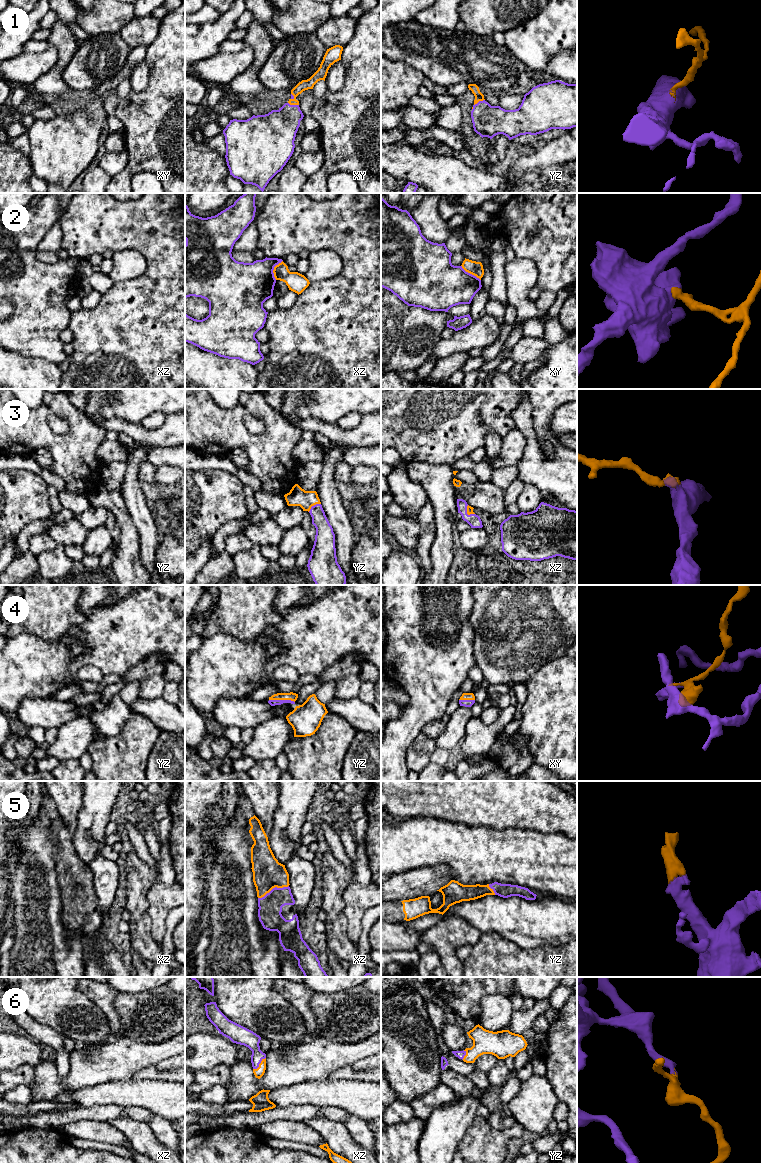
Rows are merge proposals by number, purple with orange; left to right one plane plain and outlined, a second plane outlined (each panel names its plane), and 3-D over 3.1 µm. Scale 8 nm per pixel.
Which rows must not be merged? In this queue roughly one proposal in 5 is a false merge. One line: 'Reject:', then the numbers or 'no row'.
Reject: 2

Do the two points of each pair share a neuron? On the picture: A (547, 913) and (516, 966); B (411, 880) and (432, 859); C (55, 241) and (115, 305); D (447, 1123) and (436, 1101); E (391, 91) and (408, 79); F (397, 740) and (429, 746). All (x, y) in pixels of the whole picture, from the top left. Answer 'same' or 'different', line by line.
A: different
B: different
C: different
D: different
E: same
F: different

